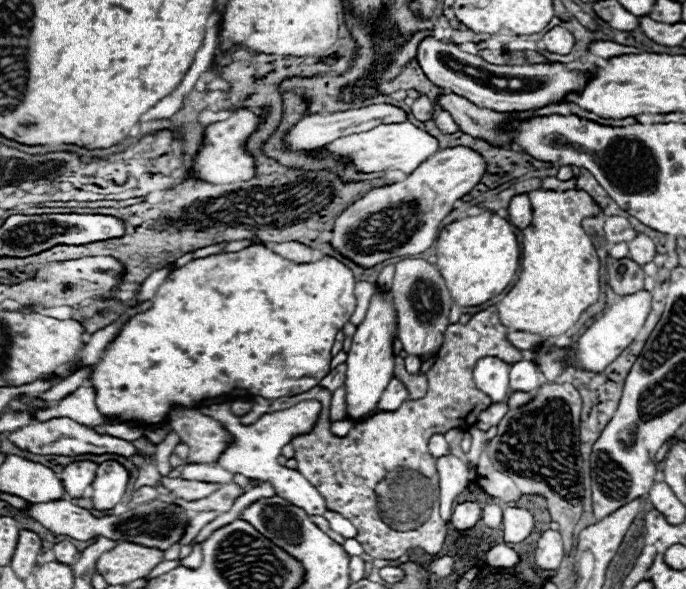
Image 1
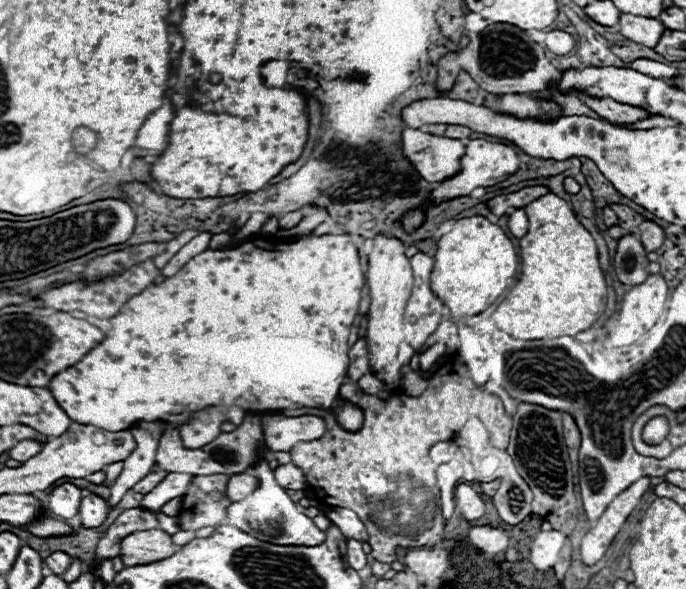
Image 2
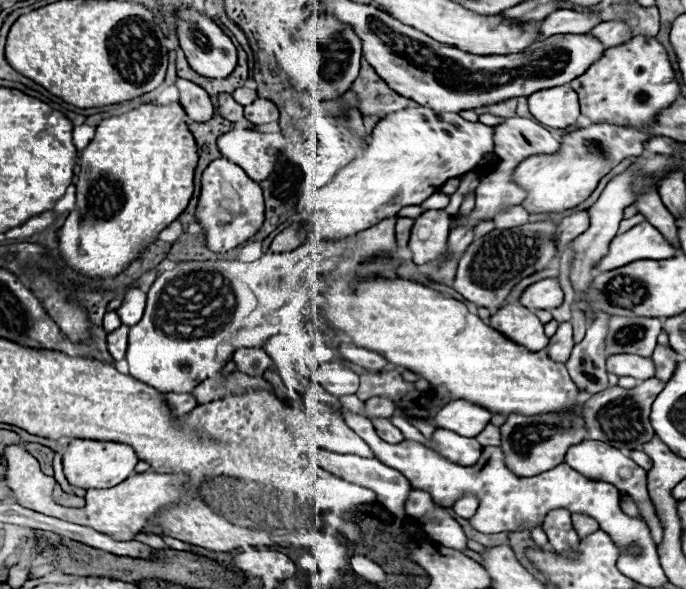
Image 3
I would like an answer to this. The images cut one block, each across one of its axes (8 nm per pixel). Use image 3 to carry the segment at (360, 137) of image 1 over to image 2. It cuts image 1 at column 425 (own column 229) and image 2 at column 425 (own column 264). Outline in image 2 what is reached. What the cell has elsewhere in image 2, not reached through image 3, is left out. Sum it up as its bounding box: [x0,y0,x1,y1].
[402,128,466,184]

